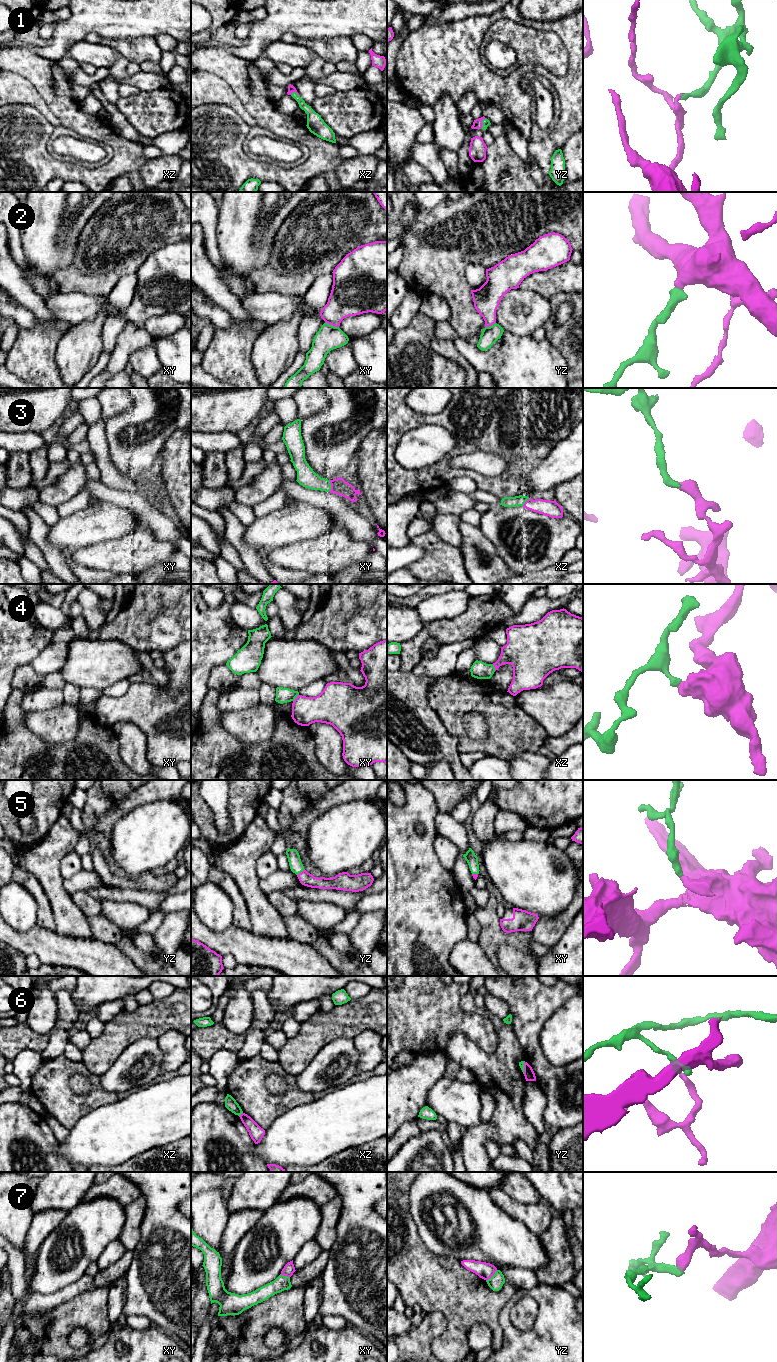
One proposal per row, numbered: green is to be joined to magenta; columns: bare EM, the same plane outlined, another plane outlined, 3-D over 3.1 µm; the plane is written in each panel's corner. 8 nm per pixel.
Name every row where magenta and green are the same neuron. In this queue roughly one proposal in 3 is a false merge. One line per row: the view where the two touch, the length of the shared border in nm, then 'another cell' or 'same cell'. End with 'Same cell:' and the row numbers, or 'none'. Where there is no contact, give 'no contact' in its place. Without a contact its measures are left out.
1: meets magenta in yz; contact 90 nm long; same cell
2: meets magenta in xy; contact 120 nm long; another cell
3: meets magenta in xy; contact 100 nm long; same cell
4: meets magenta in xy; contact 80 nm long; another cell
5: meets magenta in yz; contact 80 nm long; same cell
6: meets magenta in xz; contact 50 nm long; another cell
7: meets magenta in yz; contact 130 nm long; another cell
Same cell: 1, 3, 5

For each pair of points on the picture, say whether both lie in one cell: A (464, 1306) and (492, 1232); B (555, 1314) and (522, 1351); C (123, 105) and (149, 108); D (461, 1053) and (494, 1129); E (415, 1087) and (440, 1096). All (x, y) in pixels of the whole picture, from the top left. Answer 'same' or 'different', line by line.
A: different
B: same
C: same
D: same
E: different

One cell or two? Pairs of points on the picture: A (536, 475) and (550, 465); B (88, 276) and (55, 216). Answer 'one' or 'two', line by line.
A: one
B: two

